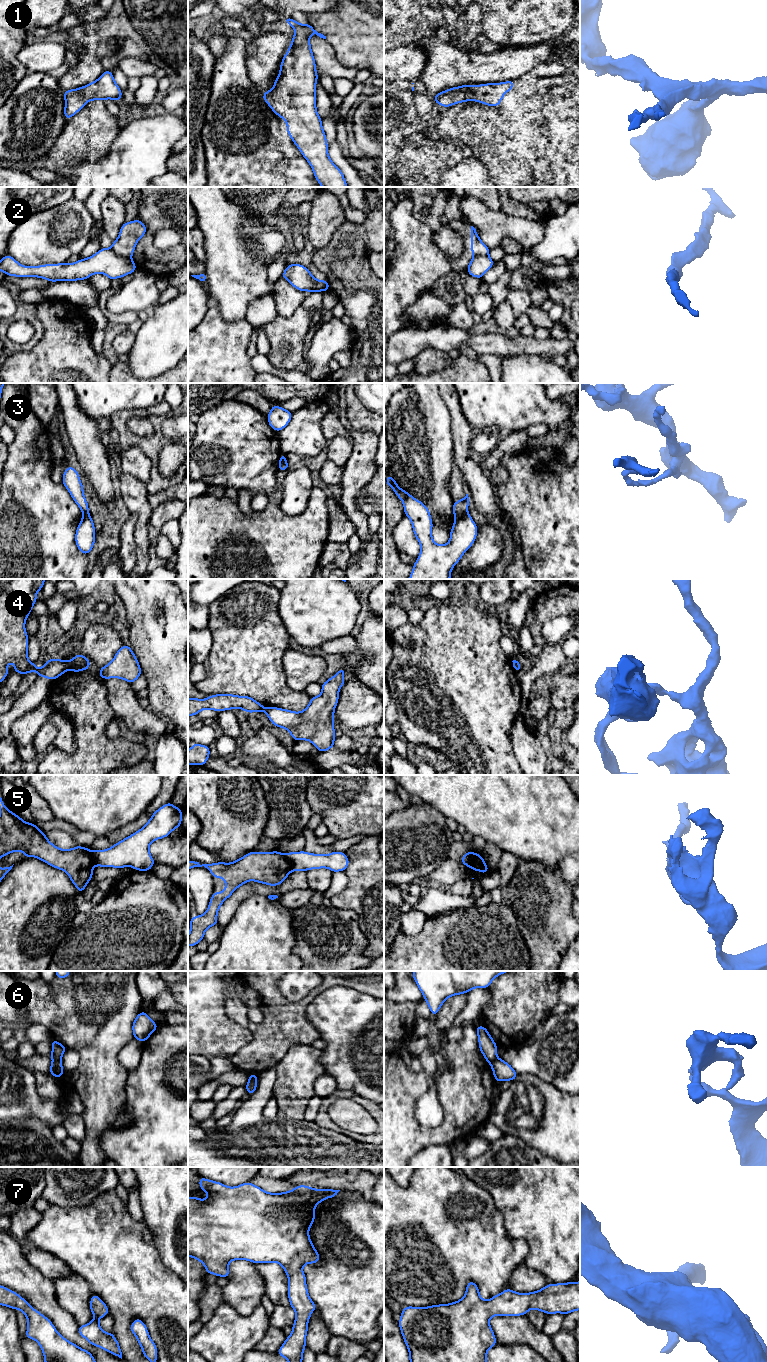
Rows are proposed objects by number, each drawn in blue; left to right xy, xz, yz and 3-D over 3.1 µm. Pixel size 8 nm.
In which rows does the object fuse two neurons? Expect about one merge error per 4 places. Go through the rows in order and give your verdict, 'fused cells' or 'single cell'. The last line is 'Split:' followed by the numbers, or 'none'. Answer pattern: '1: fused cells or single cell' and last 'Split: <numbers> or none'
1: single cell
2: fused cells
3: fused cells
4: fused cells
5: fused cells
6: fused cells
7: single cell
Split: 2, 3, 4, 5, 6

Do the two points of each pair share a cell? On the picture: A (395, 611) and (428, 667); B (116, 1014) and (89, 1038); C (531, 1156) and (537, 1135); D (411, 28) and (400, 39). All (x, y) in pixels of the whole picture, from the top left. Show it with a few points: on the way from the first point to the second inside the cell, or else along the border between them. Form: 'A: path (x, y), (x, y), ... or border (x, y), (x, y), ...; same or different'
A: border (407, 621), (394, 631); different
B: path (109, 1018), (96, 1031); same
C: border (513, 1135), (521, 1138), (544, 1155); different
D: path (408, 31), (403, 36); same

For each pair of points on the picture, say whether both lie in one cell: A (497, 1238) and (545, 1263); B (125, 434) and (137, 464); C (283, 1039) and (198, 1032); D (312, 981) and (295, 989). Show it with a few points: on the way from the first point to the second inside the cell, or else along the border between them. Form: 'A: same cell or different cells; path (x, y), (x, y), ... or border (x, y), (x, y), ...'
A: different cells; border (511, 1237), (520, 1237), (526, 1243), (524, 1262)
B: different cells; border (122, 450), (137, 446), (150, 461)
C: different cells; border (253, 1032), (253, 1037), (236, 1053)
D: same cell; path (308, 981), (303, 981), (299, 985)

